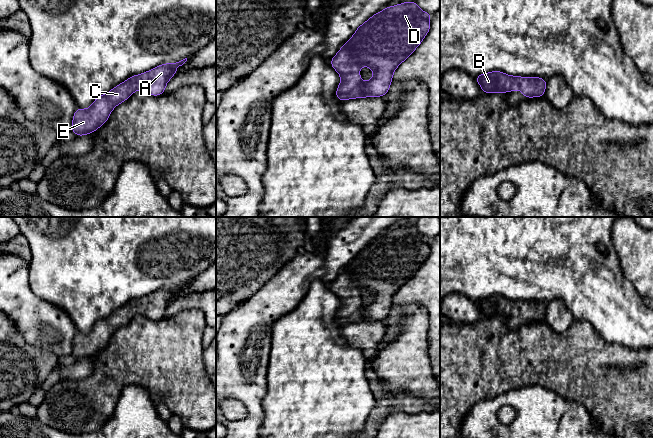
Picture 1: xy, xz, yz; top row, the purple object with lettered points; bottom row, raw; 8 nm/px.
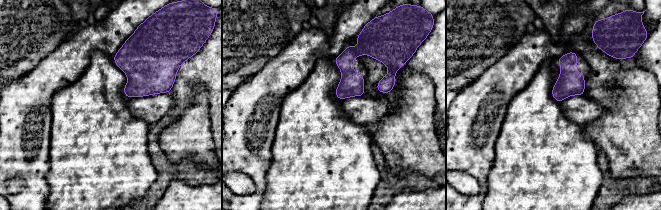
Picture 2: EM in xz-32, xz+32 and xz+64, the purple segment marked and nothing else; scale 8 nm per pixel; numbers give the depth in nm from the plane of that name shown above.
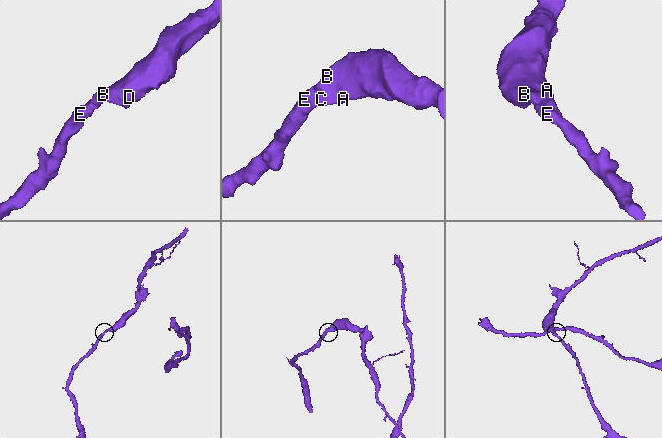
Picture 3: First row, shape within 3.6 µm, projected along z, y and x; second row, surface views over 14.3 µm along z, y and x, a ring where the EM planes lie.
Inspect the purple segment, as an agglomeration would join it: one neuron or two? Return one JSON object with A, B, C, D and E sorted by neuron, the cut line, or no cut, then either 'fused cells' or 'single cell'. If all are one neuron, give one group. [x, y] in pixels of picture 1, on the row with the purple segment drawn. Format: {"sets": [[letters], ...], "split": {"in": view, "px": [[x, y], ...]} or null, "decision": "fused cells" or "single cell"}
{"sets": [["A", "B", "C", "D", "E"]], "split": null, "decision": "single cell"}

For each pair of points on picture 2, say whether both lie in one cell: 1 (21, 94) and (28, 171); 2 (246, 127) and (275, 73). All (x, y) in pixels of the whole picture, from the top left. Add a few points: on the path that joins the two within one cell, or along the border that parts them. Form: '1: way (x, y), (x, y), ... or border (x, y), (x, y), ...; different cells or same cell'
1: way (21, 113), (20, 139), (23, 152); same cell
2: way (251, 114), (259, 98), (269, 86); same cell

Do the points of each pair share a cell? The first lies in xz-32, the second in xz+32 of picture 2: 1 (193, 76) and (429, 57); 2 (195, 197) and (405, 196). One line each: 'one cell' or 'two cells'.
1: one cell
2: one cell

